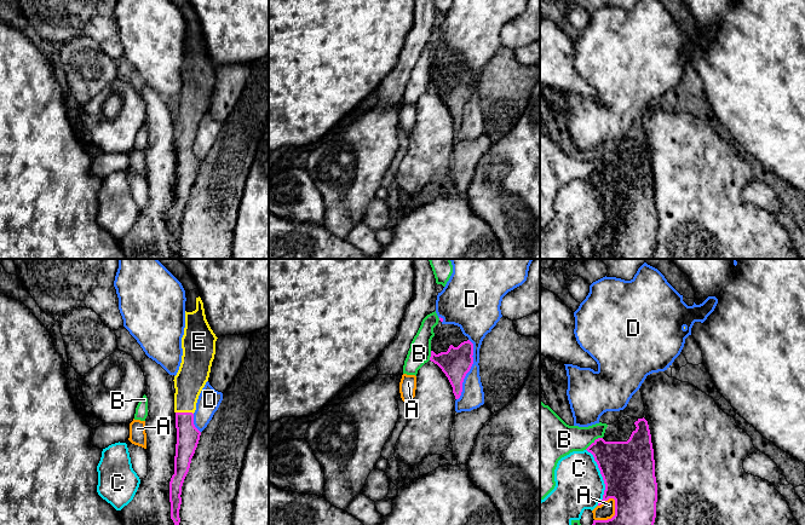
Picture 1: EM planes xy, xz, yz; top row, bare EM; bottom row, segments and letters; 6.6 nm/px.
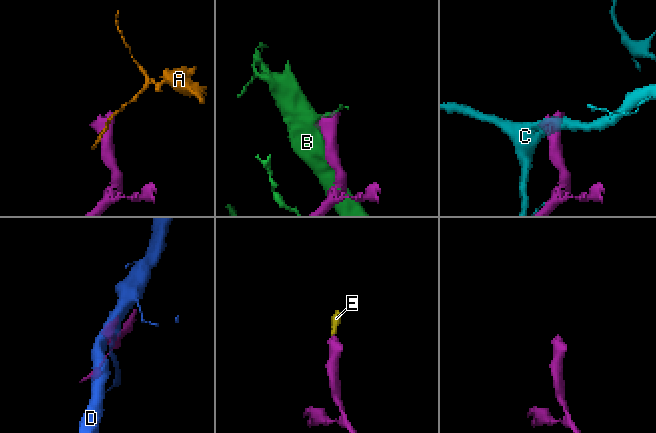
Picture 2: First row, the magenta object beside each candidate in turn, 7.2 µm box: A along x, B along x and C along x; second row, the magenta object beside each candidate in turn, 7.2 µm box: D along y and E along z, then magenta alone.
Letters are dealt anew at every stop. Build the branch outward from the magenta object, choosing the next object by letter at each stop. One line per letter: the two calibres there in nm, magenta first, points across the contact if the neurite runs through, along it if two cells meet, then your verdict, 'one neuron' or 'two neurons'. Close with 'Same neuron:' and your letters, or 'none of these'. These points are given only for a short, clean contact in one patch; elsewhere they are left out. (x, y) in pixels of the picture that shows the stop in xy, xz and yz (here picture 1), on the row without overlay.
A: 320 nm thick on the magenta side, 110 nm on the other; two neurons
B: 320 nm thick on the magenta side, 240 nm on the other; two neurons
C: 360 nm thick on the magenta side, 320 nm on the other; two neurons
D: 200 nm thick on the magenta side, 160 nm on the other; two neurons
E: 160 nm thick on the magenta side, 200 nm on the other; one neuron
Same neuron: E

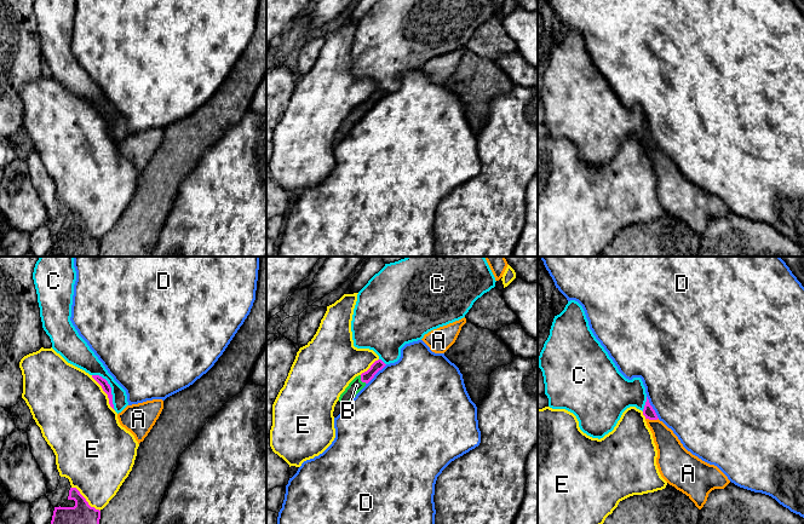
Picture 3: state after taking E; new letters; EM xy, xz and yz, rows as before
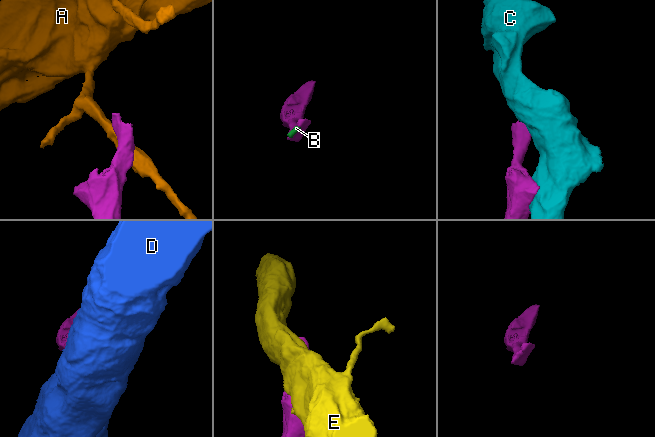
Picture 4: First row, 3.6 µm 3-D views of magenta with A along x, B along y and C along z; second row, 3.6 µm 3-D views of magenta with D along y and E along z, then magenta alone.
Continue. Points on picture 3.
A: 80 nm thick on the magenta side, 180 nm on the other; two neurons
B: 70 nm thick on the magenta side, 90 nm on the other; one neuron
C: 60 nm thick on the magenta side, 140 nm on the other; two neurons
D: 70 nm thick on the magenta side, 480 nm on the other; two neurons
E: 60 nm thick on the magenta side, 480 nm on the other; two neurons
Same neuron: B

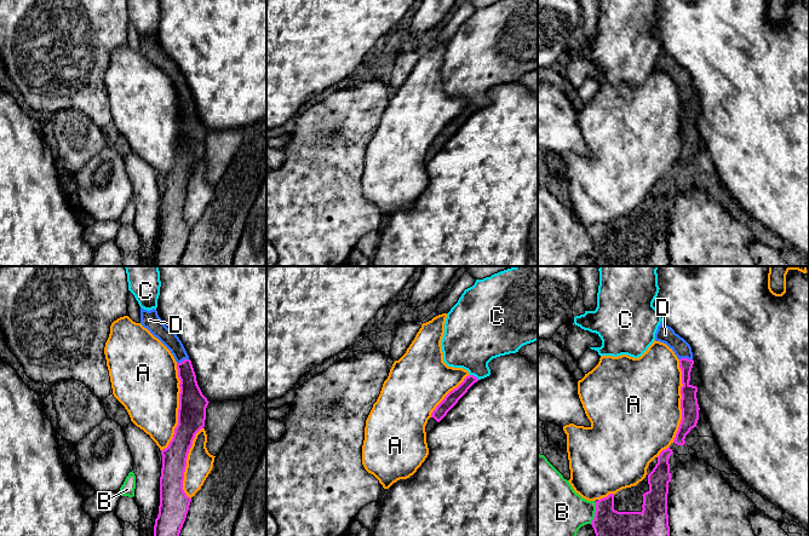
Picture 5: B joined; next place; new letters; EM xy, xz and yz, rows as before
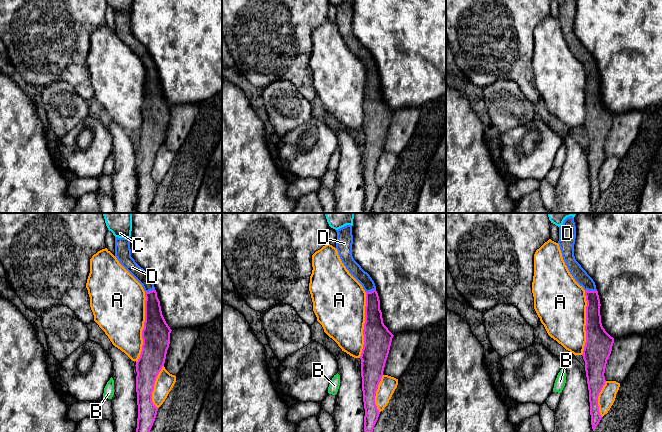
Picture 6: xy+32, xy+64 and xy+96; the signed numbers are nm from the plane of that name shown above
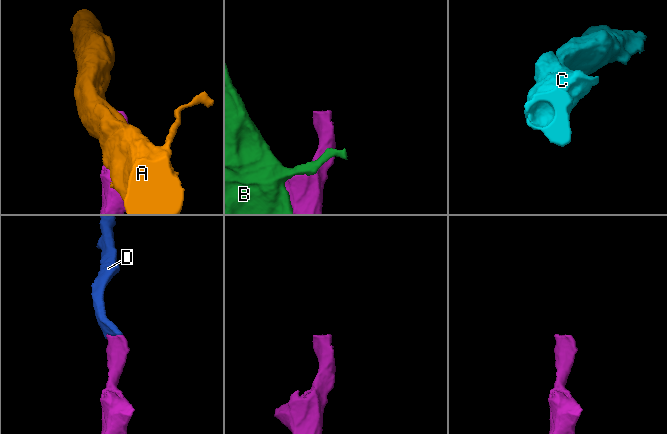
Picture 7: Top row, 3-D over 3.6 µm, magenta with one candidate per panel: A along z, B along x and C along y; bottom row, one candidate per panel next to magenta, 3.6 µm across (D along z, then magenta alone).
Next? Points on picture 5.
A: 190 nm thick on the magenta side, 400 nm on the other; two neurons
B: 340 nm thick on the magenta side, 360 nm on the other; two neurons
C: 90 nm thick on the magenta side, 380 nm on the other; two neurons
D: 100 nm thick on the magenta side, 120 nm on the other; one neuron
Same neuron: D

